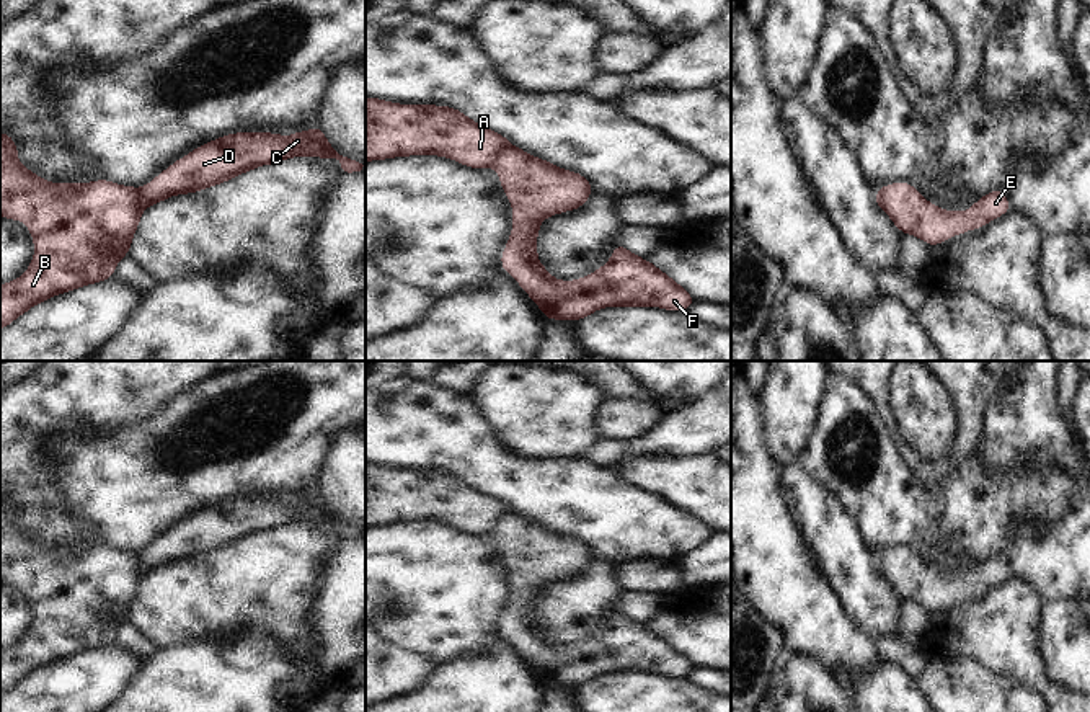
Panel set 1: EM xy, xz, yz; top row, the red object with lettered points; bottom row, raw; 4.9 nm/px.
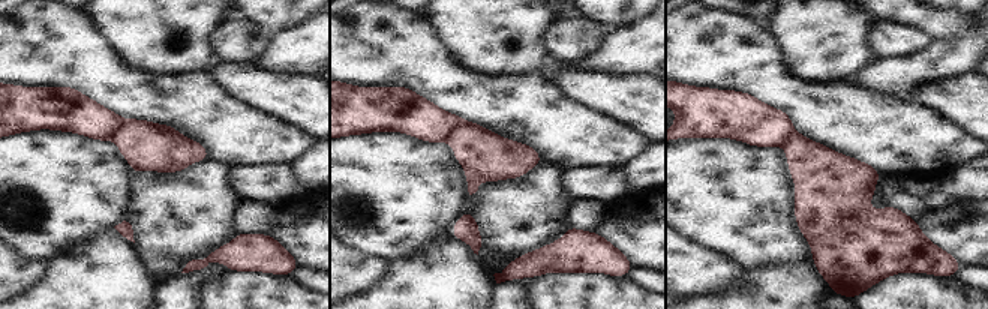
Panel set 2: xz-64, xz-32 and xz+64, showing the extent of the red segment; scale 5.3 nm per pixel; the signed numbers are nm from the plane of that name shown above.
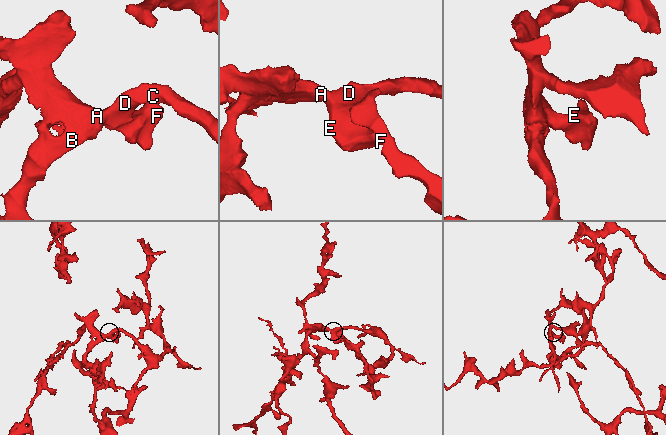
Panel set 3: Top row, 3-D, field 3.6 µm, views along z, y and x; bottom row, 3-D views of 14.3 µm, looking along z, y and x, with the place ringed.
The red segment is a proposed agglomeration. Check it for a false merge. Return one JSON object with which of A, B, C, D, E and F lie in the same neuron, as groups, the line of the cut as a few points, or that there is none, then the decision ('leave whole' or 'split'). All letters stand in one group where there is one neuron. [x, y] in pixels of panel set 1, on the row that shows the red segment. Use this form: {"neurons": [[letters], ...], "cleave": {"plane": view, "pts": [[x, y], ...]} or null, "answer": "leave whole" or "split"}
{"neurons": [["A", "B"], ["C", "D", "E", "F"]], "cleave": {"plane": "xz", "pts": [[509, 144], [495, 165]]}, "answer": "split"}

